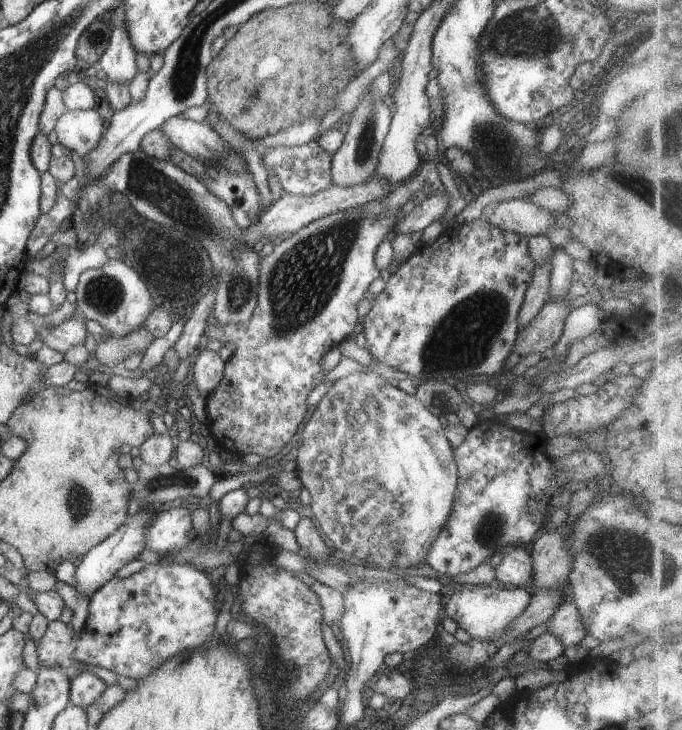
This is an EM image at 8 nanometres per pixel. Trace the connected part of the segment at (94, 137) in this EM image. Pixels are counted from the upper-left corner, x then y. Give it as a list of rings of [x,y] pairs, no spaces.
[[[96,109],[87,111],[66,110],[54,127],[58,143],[62,144],[77,158],[94,150],[104,134],[104,122]]]

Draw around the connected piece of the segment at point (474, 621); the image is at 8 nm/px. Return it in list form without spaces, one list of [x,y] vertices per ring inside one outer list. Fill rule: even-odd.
[[[478,584],[476,588],[469,585],[461,591],[456,591],[443,606],[444,616],[448,616],[477,641],[498,641],[510,623],[520,616],[530,604],[532,593],[528,589],[496,584]]]

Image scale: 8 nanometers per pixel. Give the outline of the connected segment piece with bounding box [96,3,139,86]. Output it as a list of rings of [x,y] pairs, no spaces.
[[[122,3],[106,17],[111,26],[111,39],[96,67],[106,73],[107,82],[128,85],[139,73],[137,52],[126,30],[125,12]]]

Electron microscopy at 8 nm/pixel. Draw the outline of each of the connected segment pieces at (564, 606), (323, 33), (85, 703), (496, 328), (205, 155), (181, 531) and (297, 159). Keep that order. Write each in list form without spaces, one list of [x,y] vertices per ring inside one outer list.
[[[566,598],[546,623],[548,633],[556,635],[565,648],[572,644],[579,644],[587,634],[580,611],[572,599]]]
[[[302,1],[299,3],[292,3],[287,4],[286,6],[280,7],[280,8],[267,8],[264,10],[261,10],[258,14],[255,14],[254,16],[251,16],[244,24],[241,24],[239,26],[238,32],[235,32],[235,35],[233,37],[230,37],[230,40],[227,40],[225,43],[225,46],[223,49],[219,52],[218,56],[216,56],[216,59],[212,60],[211,63],[206,68],[206,74],[207,74],[207,80],[208,80],[208,86],[209,86],[209,98],[210,102],[215,106],[217,109],[217,112],[220,114],[221,118],[225,120],[225,122],[228,122],[234,130],[238,130],[238,132],[245,135],[248,139],[251,139],[252,141],[262,141],[266,136],[270,136],[270,134],[278,134],[278,132],[282,132],[282,130],[288,130],[290,126],[294,126],[294,124],[298,122],[303,122],[304,120],[308,118],[316,118],[316,120],[322,120],[324,118],[324,115],[335,105],[335,100],[337,99],[337,96],[352,82],[352,79],[359,75],[362,72],[356,72],[353,67],[355,66],[355,58],[353,57],[353,54],[351,53],[351,48],[349,47],[349,44],[347,43],[348,35],[350,34],[351,28],[353,25],[352,21],[343,21],[338,20],[335,17],[334,14],[334,2],[318,2],[318,1]]]
[[[82,671],[70,681],[70,702],[86,710],[107,688],[108,685],[95,673]]]
[[[480,218],[454,225],[442,232],[433,244],[420,245],[390,275],[383,292],[377,295],[376,304],[361,320],[365,346],[372,358],[379,364],[406,372],[416,383],[498,374],[518,338],[517,316],[536,267],[528,239]]]
[[[176,115],[170,117],[159,129],[175,144],[176,149],[189,154],[203,165],[221,169],[228,173],[243,173],[247,170],[247,163],[243,156],[229,147],[224,139],[210,127],[208,122],[196,122]]]
[[[184,505],[154,516],[144,538],[147,548],[159,553],[178,551],[198,538],[192,528],[191,510]]]
[[[316,140],[294,147],[278,146],[262,149],[264,164],[270,175],[278,176],[282,190],[288,195],[310,196],[325,189],[331,182],[333,156],[328,154]]]

